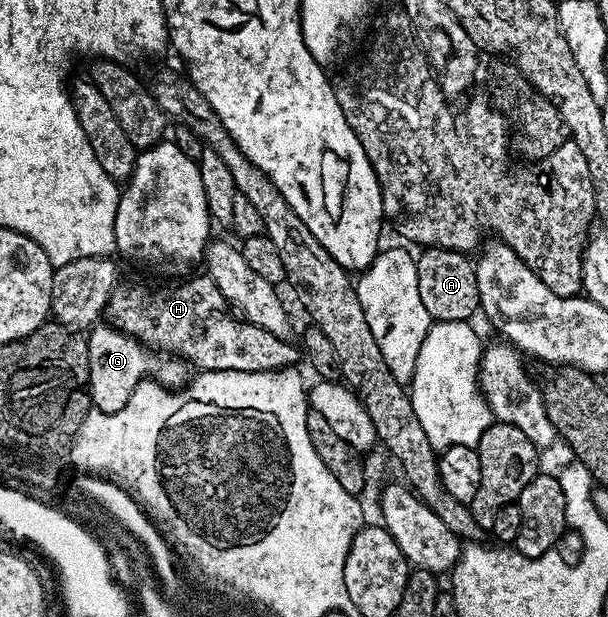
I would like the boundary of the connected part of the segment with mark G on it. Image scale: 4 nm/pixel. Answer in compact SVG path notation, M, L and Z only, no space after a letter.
M100 323L87 334L88 354L90 355L90 379L88 393L93 406L101 413L117 413L126 407L134 387L149 376L153 354L133 337L119 333L107 323Z

